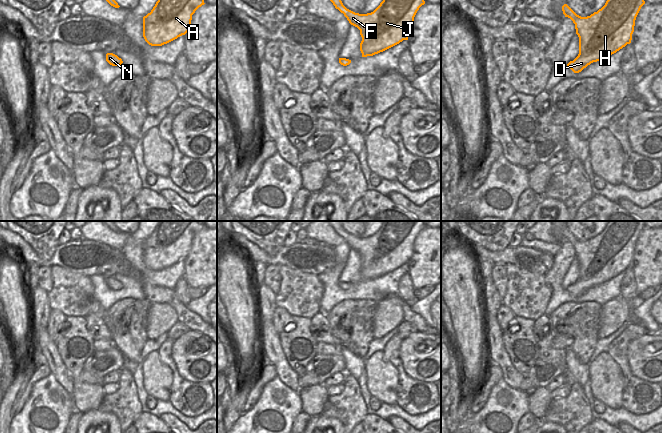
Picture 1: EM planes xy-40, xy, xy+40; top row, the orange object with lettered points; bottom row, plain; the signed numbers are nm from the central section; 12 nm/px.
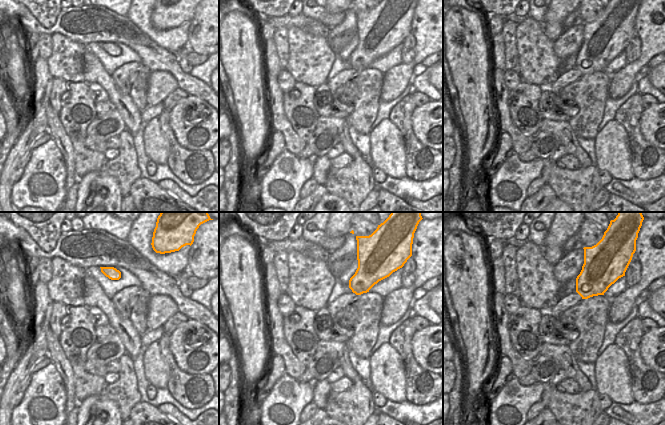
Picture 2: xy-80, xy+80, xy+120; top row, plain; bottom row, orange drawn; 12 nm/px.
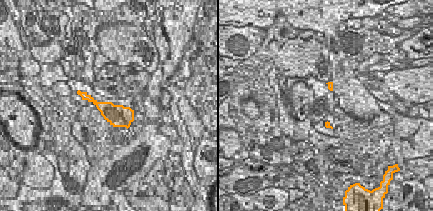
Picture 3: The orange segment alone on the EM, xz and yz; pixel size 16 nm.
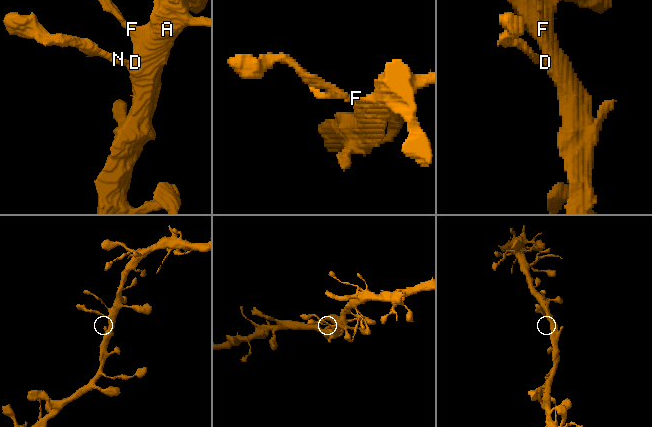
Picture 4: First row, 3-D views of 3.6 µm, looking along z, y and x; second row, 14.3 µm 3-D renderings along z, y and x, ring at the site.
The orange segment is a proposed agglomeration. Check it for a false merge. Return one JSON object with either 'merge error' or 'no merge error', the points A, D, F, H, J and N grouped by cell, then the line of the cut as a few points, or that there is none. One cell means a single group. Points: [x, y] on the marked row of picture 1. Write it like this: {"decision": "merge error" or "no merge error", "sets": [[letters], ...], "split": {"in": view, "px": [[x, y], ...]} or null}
{"decision": "no merge error", "sets": [["A", "D", "F", "H", "J", "N"]], "split": null}

